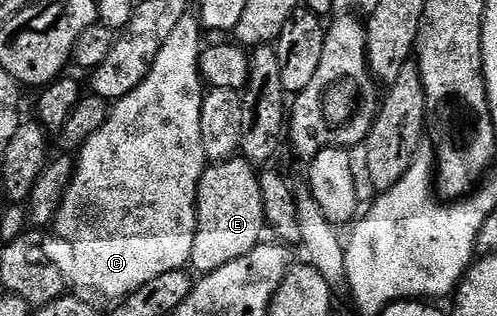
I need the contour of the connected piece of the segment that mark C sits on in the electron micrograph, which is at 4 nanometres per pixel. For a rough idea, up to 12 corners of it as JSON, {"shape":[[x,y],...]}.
{"shape":[[202,23],[77,151],[45,259],[121,300],[190,262]]}

